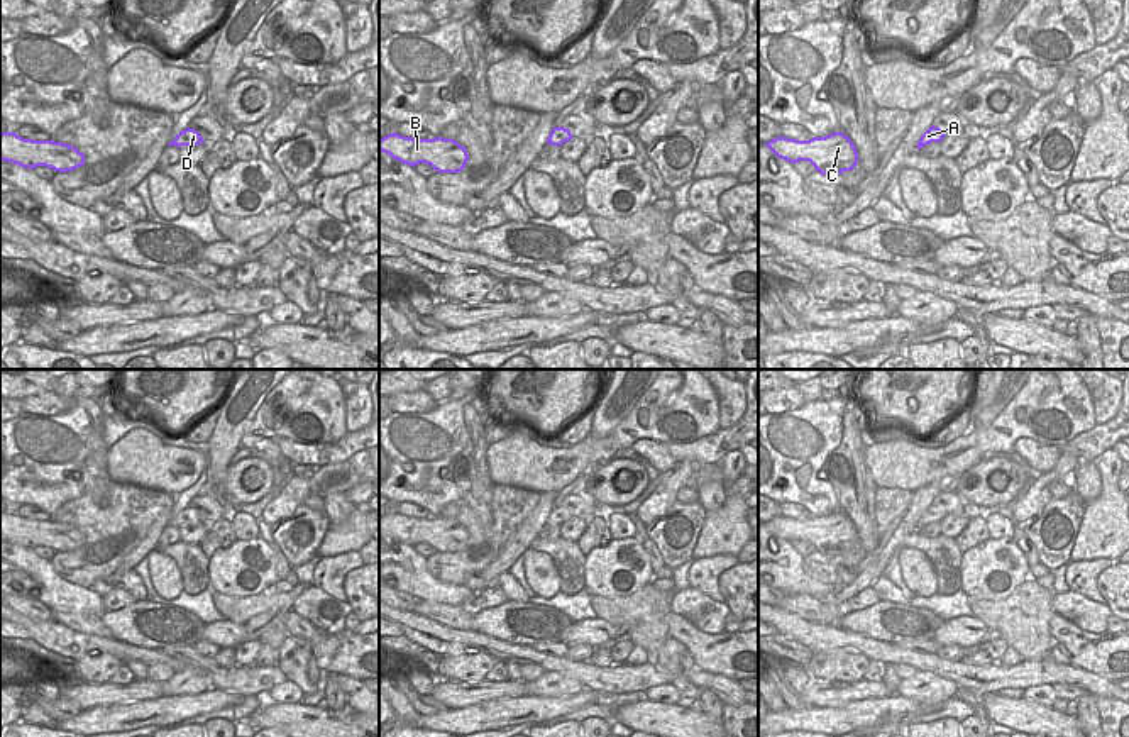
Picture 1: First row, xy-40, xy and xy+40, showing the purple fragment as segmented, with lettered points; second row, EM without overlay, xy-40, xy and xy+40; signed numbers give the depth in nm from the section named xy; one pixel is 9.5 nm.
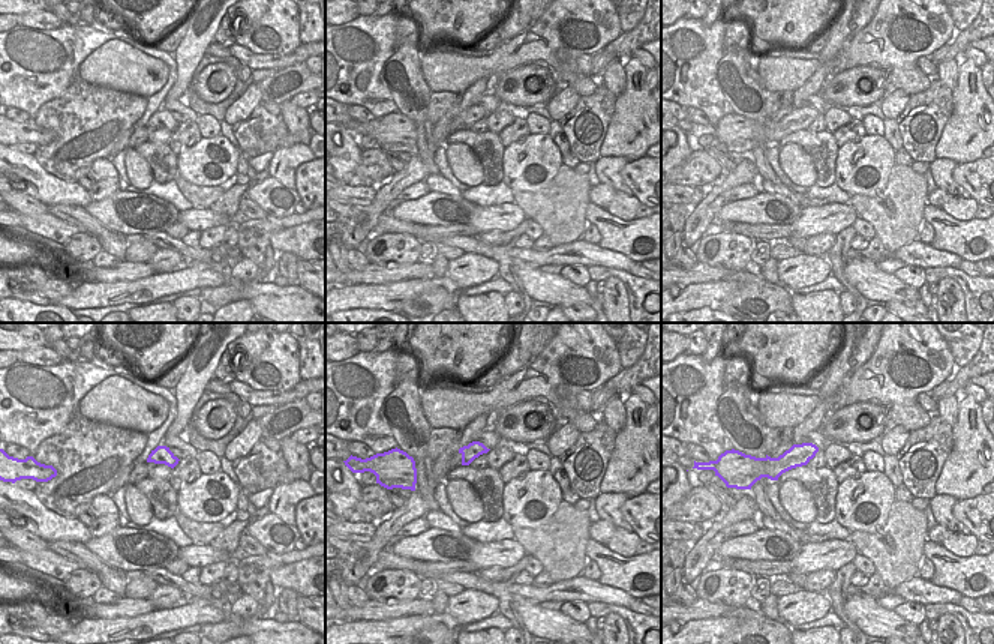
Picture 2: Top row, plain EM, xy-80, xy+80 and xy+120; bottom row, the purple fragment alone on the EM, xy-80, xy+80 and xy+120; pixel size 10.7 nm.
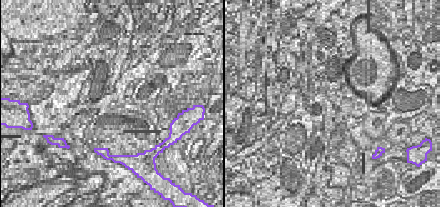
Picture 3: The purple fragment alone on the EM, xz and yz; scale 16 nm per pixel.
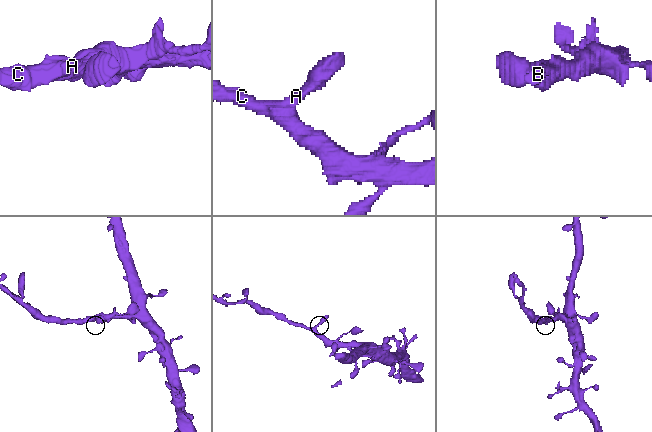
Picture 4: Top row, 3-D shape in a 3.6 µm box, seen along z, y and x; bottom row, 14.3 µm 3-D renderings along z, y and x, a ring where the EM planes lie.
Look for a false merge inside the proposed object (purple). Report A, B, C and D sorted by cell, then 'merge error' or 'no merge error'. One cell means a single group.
groups A B C D; no merge error

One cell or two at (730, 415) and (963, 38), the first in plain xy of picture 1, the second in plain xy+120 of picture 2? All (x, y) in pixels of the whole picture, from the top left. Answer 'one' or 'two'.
two

